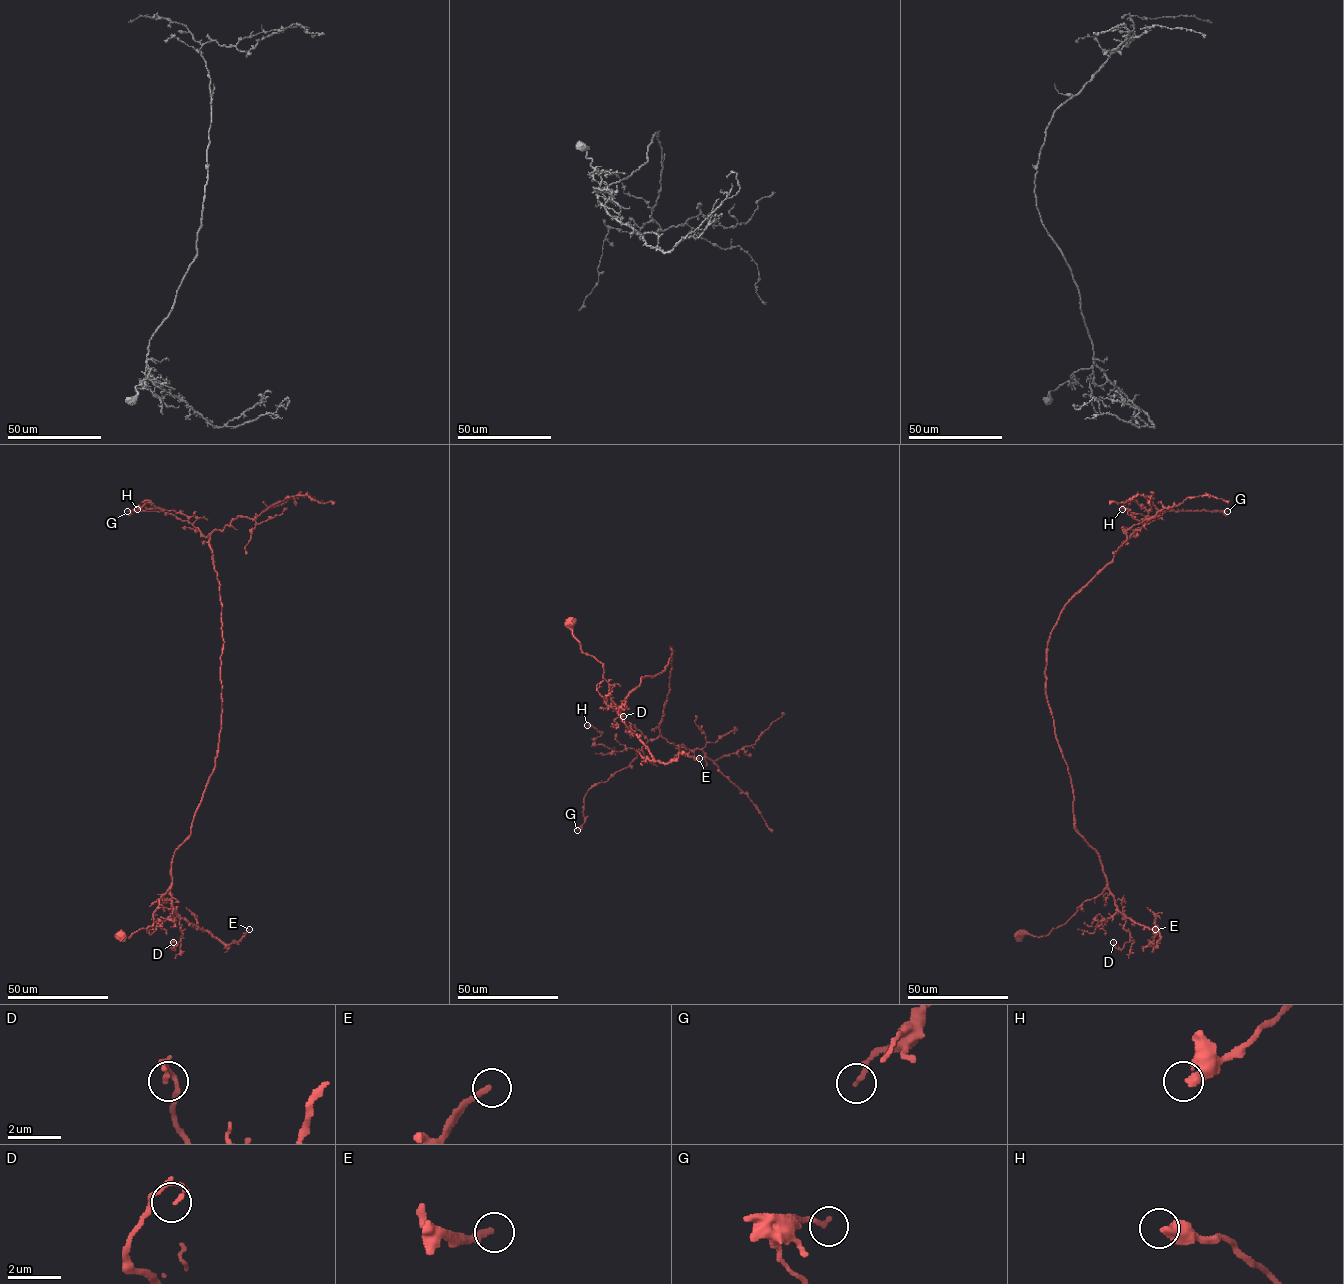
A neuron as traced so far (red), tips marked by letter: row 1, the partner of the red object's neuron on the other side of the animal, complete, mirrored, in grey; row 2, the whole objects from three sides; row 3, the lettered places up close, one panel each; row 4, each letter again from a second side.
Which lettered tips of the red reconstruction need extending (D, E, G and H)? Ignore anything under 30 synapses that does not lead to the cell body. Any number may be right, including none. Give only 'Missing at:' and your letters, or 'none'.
Missing at: E

